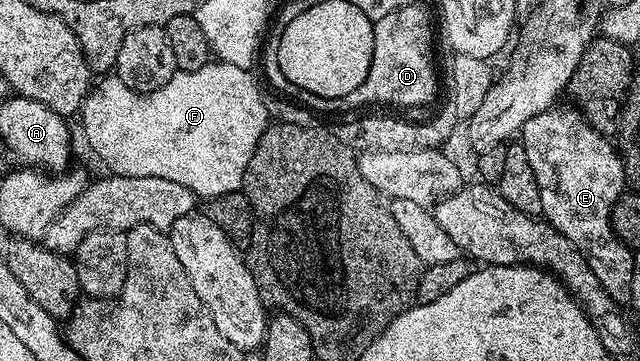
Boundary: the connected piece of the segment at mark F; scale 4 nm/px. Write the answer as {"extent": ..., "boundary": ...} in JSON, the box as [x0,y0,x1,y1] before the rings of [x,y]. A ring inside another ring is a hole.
{"extent":[81,61,263,201],"boundary":[[[212,61],[205,64],[201,69],[196,71],[176,70],[175,76],[161,89],[156,91],[131,91],[129,85],[125,85],[120,79],[114,77],[103,77],[103,79],[94,84],[87,93],[87,100],[84,101],[81,108],[83,115],[83,135],[87,138],[87,143],[107,162],[107,171],[117,175],[128,175],[129,177],[165,177],[165,181],[177,181],[177,185],[185,185],[200,200],[210,201],[221,197],[225,193],[233,193],[240,190],[243,186],[243,174],[233,171],[231,167],[223,167],[223,153],[225,153],[225,143],[227,147],[233,145],[233,135],[235,135],[235,115],[249,115],[249,117],[261,117],[259,113],[259,102],[263,100],[263,91],[259,89],[259,83],[251,76],[252,72],[245,67],[229,65],[222,61]]]}

